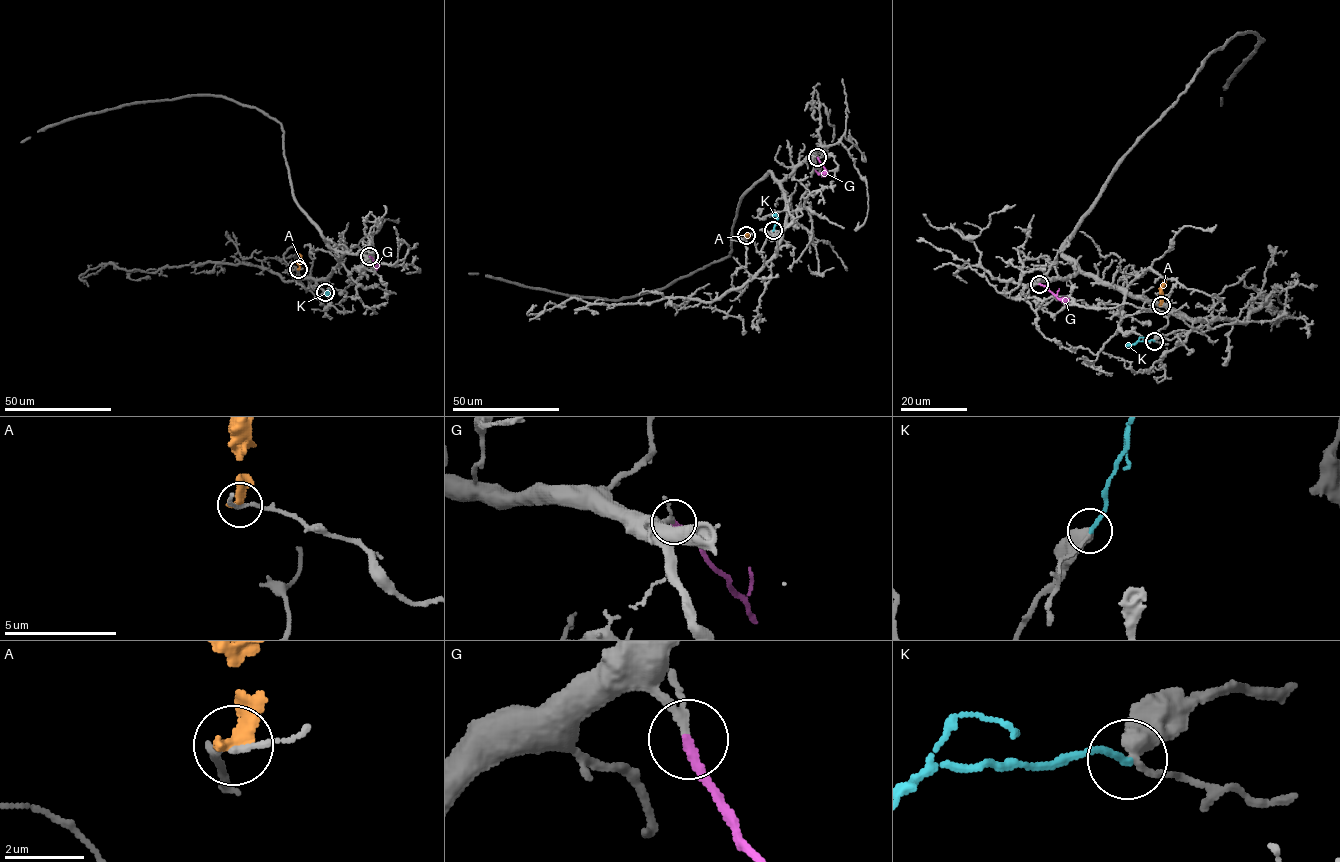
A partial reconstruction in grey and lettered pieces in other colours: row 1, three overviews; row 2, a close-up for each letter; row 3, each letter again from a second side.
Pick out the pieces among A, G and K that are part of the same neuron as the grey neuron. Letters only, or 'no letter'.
G

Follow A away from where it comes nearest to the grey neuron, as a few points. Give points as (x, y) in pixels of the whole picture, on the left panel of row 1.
A: (298, 269), (299, 254)

